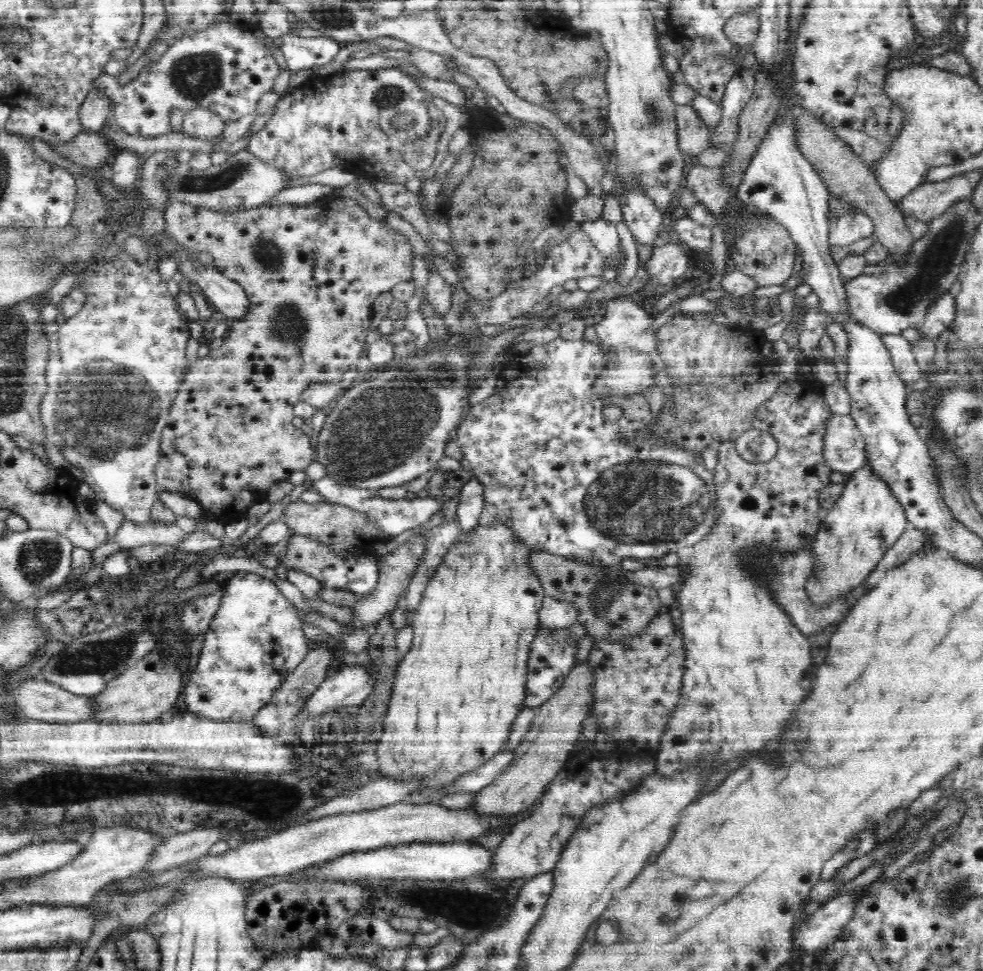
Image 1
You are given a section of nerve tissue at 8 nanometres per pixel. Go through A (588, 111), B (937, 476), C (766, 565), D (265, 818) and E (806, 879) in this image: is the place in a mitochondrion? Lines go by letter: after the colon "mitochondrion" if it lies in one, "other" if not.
A: mitochondrion
B: other
C: mitochondrion
D: mitochondrion
E: other

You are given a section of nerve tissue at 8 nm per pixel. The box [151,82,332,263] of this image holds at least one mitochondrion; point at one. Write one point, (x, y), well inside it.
(222, 179)

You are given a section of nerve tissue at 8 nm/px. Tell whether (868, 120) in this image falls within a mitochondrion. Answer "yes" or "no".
yes

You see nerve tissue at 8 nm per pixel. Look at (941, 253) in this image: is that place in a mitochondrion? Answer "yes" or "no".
yes

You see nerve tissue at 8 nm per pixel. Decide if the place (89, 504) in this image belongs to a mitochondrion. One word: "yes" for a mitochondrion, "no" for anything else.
no

